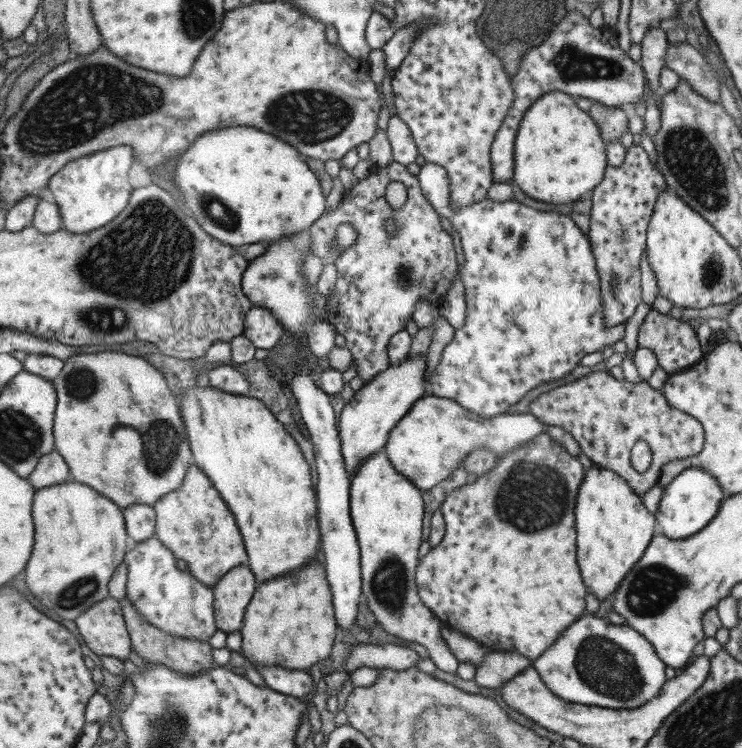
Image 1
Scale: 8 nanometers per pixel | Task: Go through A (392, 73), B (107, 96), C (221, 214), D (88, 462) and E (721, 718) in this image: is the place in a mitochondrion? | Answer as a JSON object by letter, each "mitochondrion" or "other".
{"A":"other","B":"mitochondrion","C":"mitochondrion","D":"other","E":"mitochondrion"}

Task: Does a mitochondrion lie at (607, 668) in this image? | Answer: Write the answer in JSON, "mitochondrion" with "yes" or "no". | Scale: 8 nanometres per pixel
{"mitochondrion":"yes"}

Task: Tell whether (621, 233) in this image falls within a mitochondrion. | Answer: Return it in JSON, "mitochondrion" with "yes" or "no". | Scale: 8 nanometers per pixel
{"mitochondrion":"yes"}

